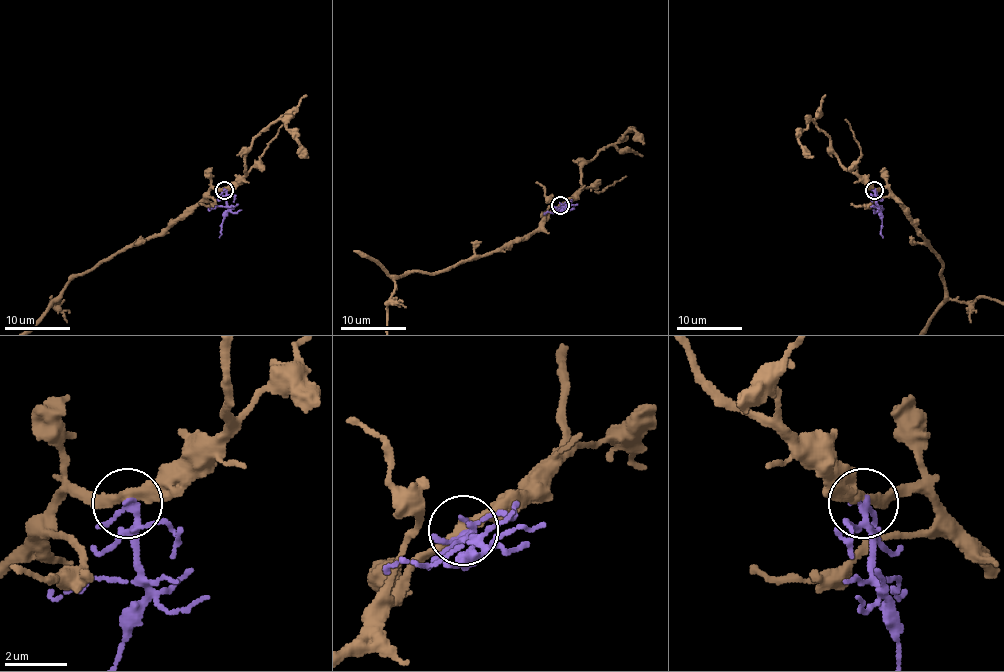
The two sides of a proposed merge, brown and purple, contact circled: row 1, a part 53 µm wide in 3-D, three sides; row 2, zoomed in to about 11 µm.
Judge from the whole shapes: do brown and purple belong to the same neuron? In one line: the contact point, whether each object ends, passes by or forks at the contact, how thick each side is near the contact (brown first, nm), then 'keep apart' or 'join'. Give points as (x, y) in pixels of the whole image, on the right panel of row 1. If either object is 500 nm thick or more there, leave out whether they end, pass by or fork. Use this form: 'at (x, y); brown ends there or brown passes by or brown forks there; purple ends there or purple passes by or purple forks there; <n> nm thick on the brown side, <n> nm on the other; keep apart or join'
at (874, 190); brown passes by; purple forks there; 320 nm thick on the brown side, 160 nm on the other; keep apart

